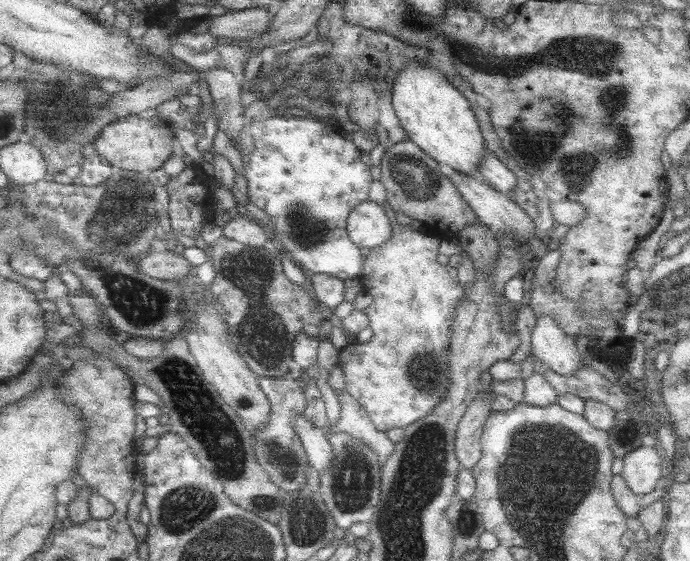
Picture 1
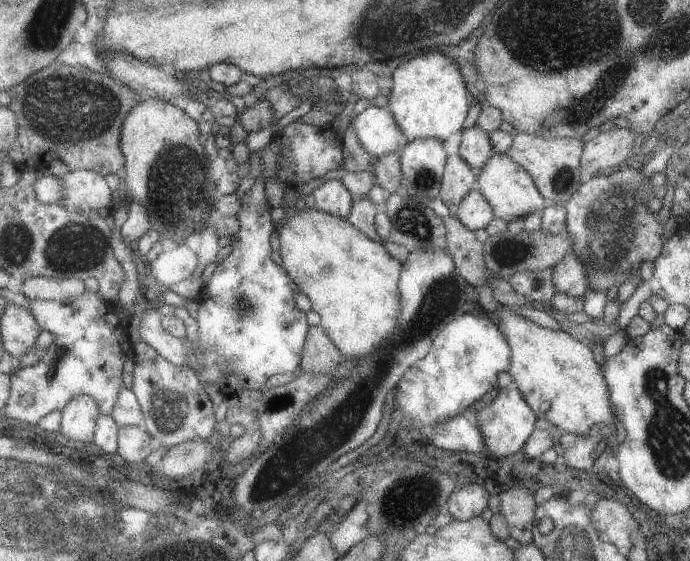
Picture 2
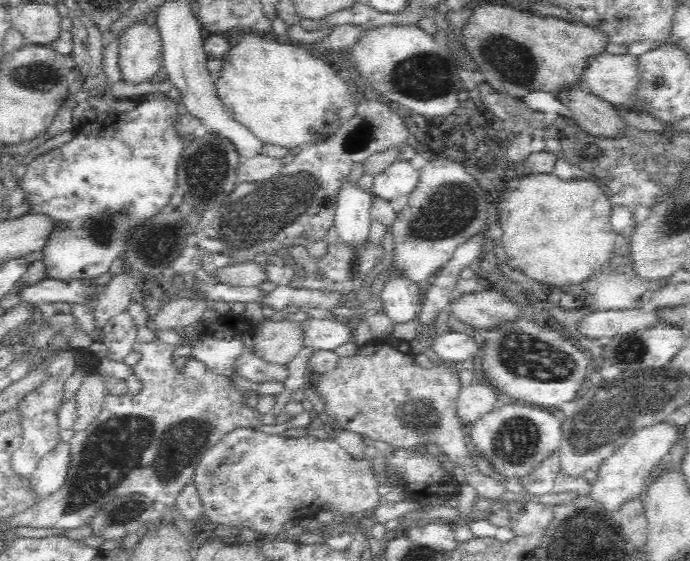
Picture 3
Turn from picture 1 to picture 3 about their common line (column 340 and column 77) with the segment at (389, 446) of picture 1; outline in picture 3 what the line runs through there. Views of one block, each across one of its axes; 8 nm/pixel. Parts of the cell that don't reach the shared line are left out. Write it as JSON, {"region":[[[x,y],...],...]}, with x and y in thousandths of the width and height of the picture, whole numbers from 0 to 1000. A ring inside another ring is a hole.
{"region":[[[133,663],[133,667],[128,667],[122,674],[119,692],[107,706],[113,724],[116,724],[113,749],[110,749],[110,759],[107,759],[110,774],[125,766],[128,756],[145,738],[154,702],[157,702],[157,688],[154,688],[154,674],[151,670],[145,670],[142,663]]]}

